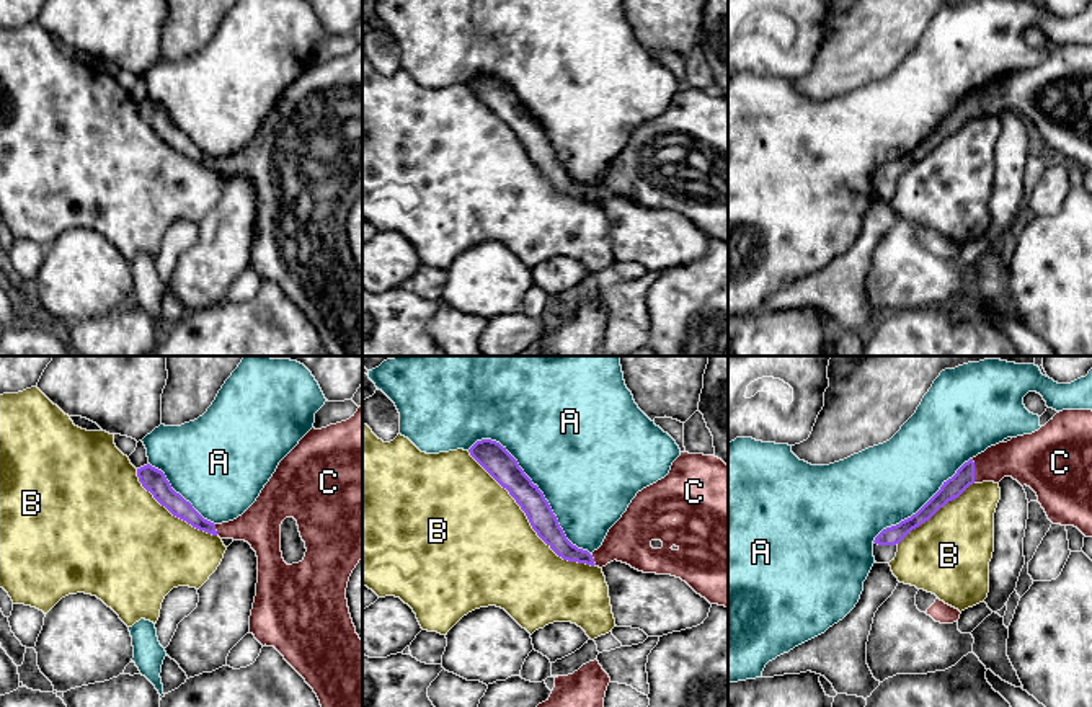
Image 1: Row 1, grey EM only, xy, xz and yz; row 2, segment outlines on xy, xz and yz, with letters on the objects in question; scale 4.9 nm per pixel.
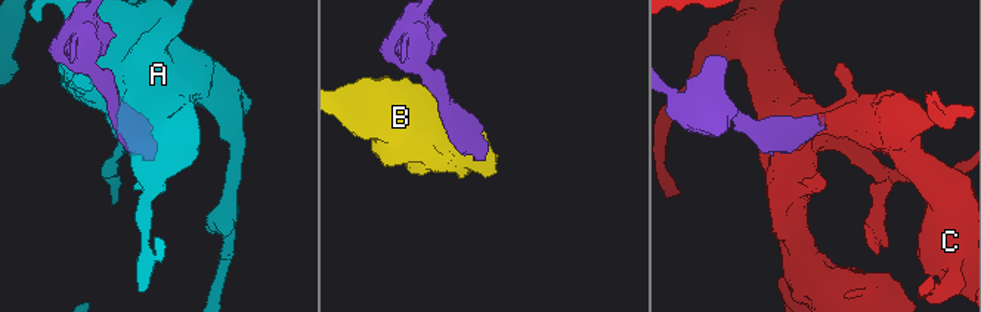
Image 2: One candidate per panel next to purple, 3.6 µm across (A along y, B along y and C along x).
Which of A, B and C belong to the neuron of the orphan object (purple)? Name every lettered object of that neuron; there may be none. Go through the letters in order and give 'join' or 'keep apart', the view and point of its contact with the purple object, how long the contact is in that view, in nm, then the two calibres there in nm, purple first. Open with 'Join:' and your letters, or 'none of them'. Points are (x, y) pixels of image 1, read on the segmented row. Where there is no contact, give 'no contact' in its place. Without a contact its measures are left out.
Join: C
A: keep apart; contact xz (537, 487); length 800 nm; calibres 150 and 500 nm
B: keep apart; contact xz (529, 521); length 850 nm; calibres 140 and 500 nm
C: join; contact yz (973, 471); length 120 nm; calibres 100 and 220 nm

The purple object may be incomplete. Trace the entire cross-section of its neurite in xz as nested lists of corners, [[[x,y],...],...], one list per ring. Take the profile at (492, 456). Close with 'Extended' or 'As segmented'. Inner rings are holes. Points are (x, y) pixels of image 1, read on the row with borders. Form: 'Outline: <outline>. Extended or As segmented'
Outline: [[[482,439],[468,452],[509,491],[537,536],[563,560],[599,568],[617,560],[643,573],[671,575],[686,581],[710,604],[728,607],[728,465],[721,459],[681,452],[669,474],[638,491],[622,518],[609,529],[602,545],[589,554],[566,539],[544,493],[506,447]]]. Extended

